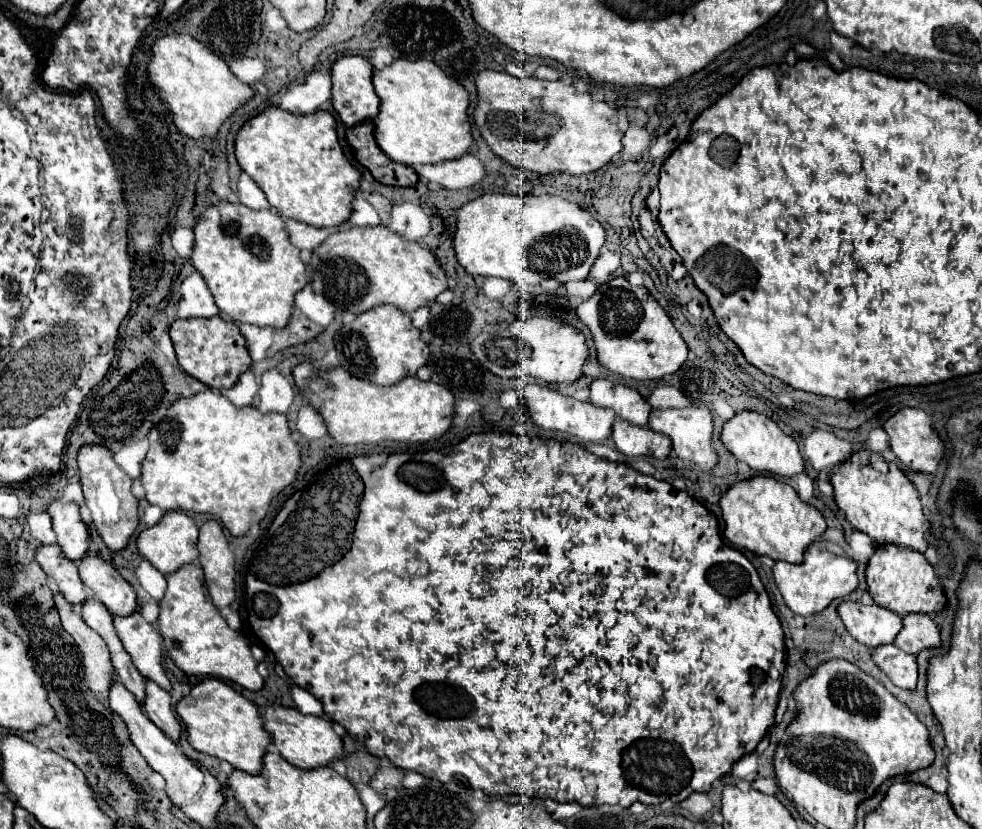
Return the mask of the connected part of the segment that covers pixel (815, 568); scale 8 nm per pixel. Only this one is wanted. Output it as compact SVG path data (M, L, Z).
M819 538L811 546L807 546L801 564L777 560L773 566L773 578L787 606L799 616L811 616L815 612L821 612L831 600L845 598L857 588L859 580L855 570L857 570L855 560L849 554L845 554L843 548Z

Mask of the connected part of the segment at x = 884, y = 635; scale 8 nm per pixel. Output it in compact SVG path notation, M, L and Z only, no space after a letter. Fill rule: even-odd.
M841 602L837 612L847 632L869 648L893 642L903 626L899 614L893 614L891 610L885 610L877 604L865 606L861 602Z

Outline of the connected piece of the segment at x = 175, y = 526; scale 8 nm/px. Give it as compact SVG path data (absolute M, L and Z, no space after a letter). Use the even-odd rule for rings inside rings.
M165 512L163 518L155 524L145 528L137 536L137 548L139 554L149 560L157 570L163 574L175 572L181 564L189 564L197 560L197 526L193 518L189 518L185 512Z

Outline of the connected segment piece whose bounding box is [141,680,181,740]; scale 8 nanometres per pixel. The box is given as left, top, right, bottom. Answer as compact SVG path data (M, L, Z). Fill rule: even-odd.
M145 680L145 692L147 692L147 696L145 696L141 708L147 714L147 718L155 726L159 726L171 740L177 740L181 734L181 724L171 706L169 692L159 688L159 684L155 684L153 680Z

